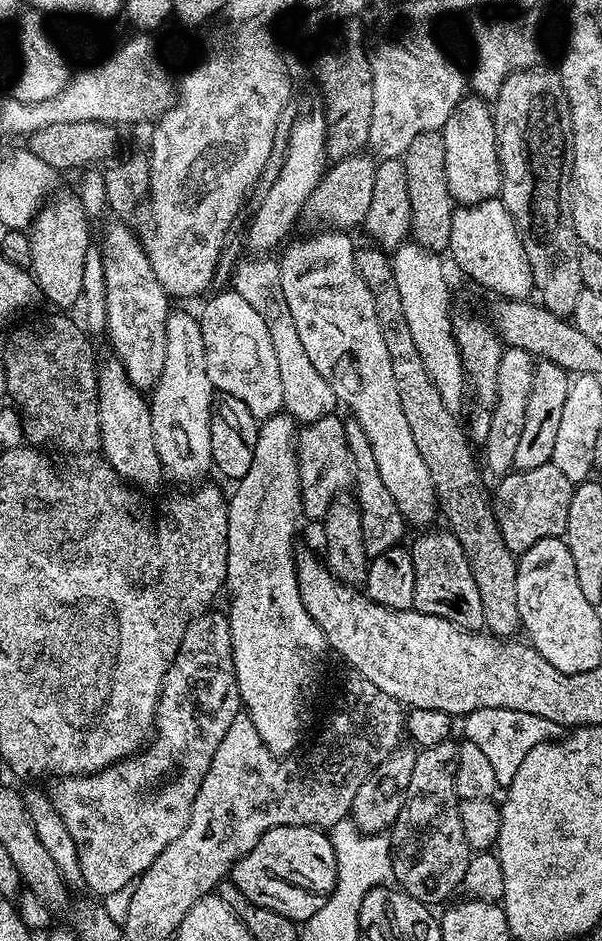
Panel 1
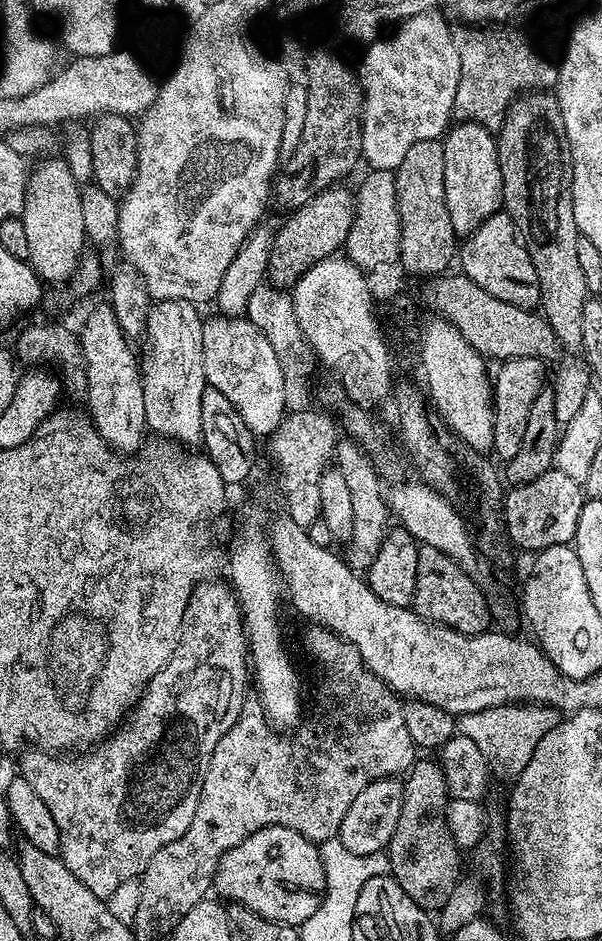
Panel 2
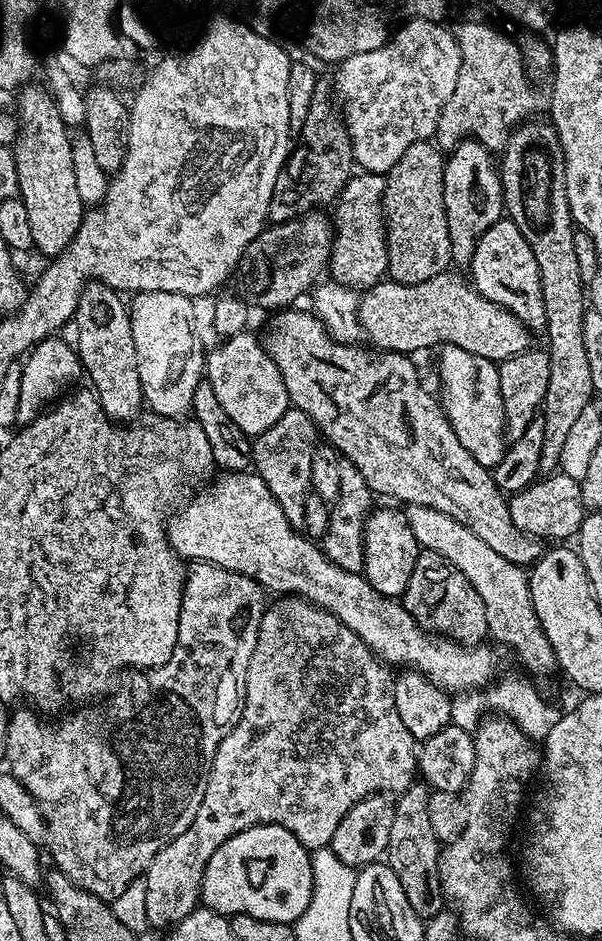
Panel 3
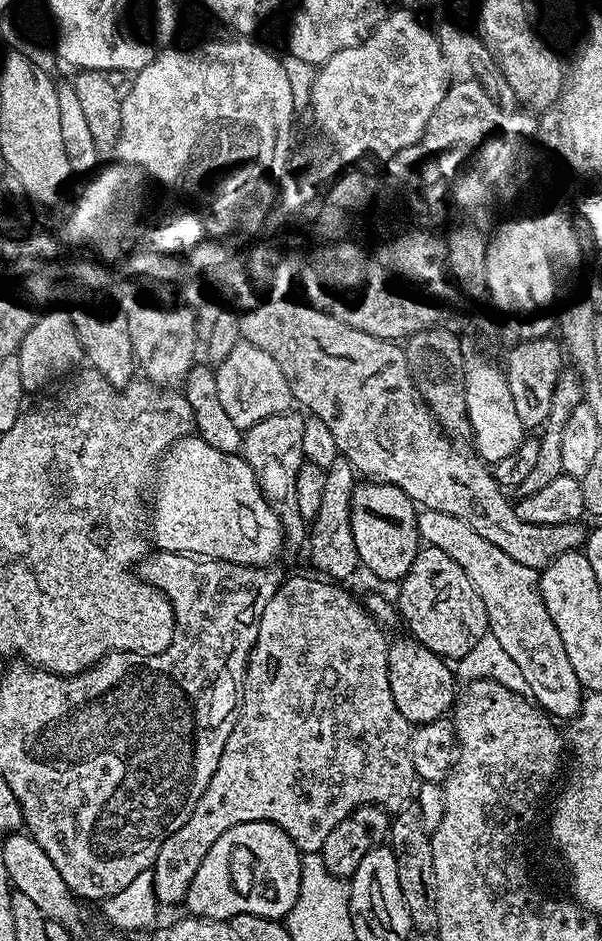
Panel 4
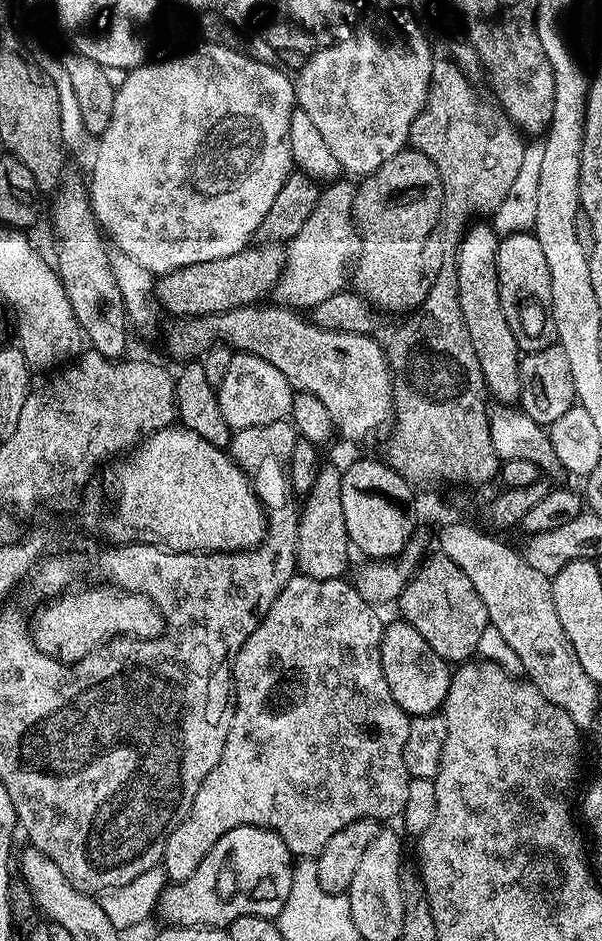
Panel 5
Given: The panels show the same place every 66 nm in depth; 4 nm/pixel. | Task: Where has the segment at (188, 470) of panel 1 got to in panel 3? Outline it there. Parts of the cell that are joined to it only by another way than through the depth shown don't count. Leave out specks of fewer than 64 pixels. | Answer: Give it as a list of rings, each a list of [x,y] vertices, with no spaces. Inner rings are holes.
[[[138,292],[131,297],[130,311],[130,326],[134,330],[134,354],[138,354],[138,378],[140,379],[140,389],[144,395],[143,403],[152,407],[151,411],[157,416],[166,416],[169,418],[184,418],[192,411],[192,399],[194,398],[194,390],[202,382],[202,377],[206,372],[206,347],[200,341],[200,332],[196,329],[196,308],[193,297],[183,296],[182,294],[170,294],[169,292]]]

